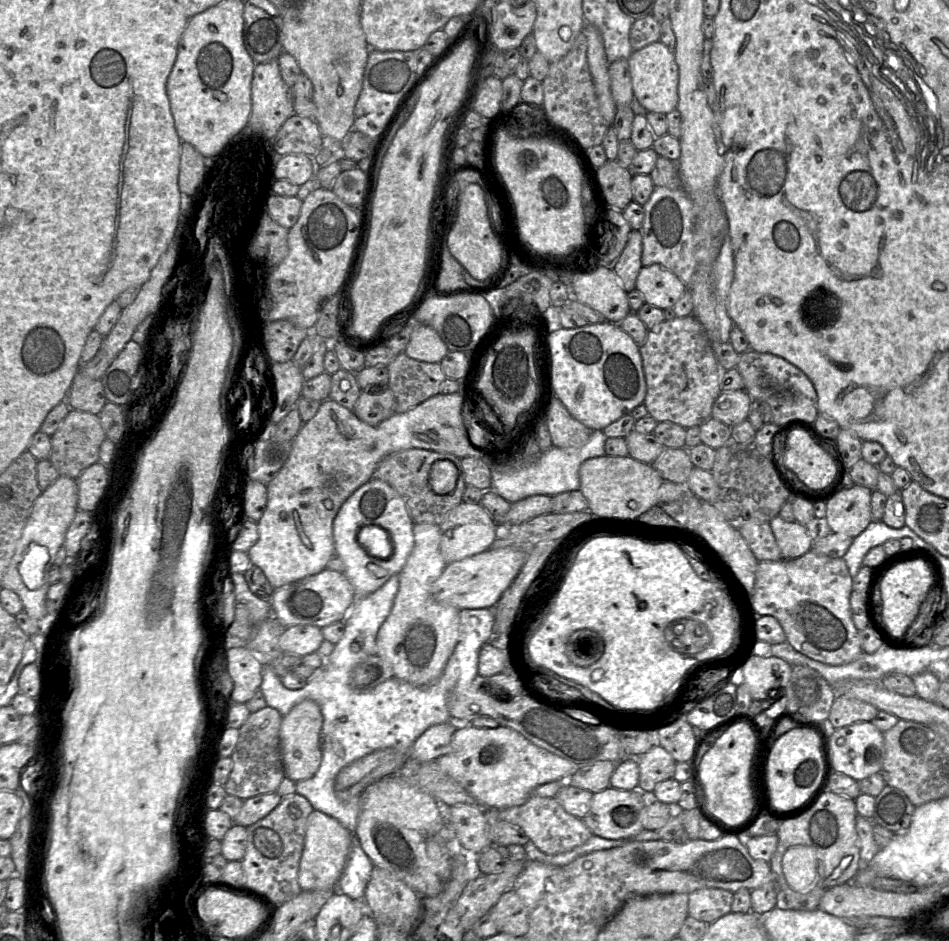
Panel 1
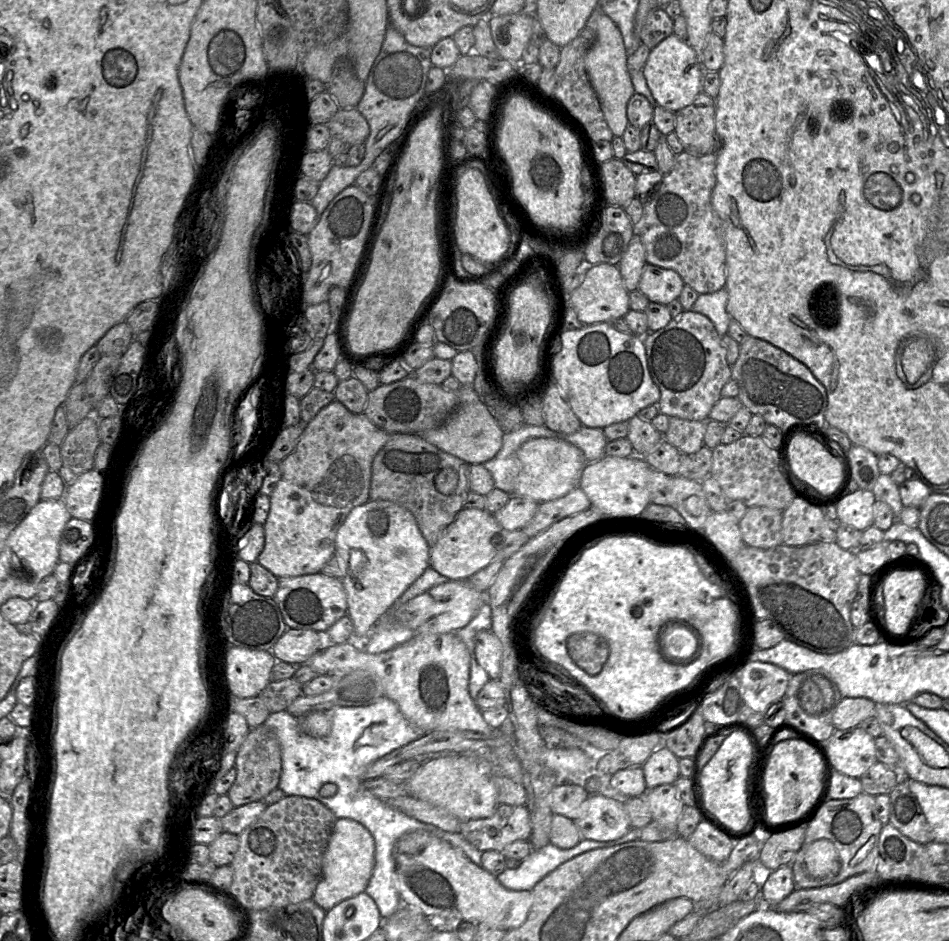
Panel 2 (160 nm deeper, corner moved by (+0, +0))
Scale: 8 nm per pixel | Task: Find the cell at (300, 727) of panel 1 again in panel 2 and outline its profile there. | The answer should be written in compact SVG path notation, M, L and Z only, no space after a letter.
M369 500L351 510L337 532L335 547L335 554L344 564L342 584L354 626L354 640L350 642L364 643L381 617L431 566L430 552L415 517L402 506L386 500Z

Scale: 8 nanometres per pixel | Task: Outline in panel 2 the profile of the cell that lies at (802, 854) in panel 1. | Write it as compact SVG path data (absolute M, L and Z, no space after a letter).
M827 839L812 842L804 860L808 874L814 878L824 878L829 874L837 874L840 869L838 852L834 844Z

